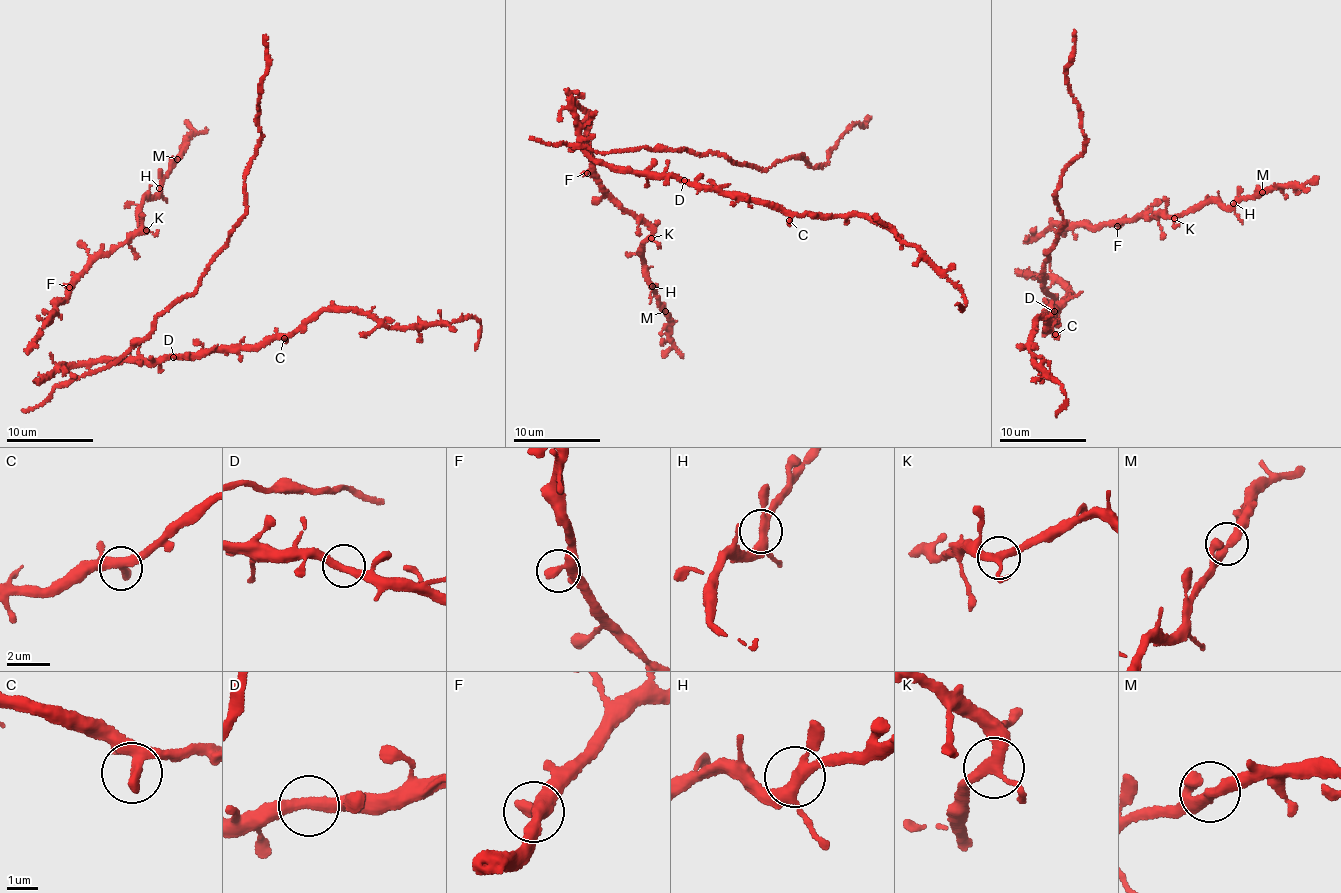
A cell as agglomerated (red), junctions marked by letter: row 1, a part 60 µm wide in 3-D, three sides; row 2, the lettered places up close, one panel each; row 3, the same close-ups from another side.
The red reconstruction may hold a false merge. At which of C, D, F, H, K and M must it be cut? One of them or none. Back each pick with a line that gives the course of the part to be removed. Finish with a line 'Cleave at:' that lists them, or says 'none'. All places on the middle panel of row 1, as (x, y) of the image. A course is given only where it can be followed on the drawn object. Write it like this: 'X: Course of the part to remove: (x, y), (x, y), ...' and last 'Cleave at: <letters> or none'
Cleave at: none

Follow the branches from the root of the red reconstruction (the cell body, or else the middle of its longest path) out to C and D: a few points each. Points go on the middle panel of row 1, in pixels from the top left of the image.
C: (583, 140), (581, 144), (595, 160), (615, 167), (669, 175), (734, 195), (768, 202), (783, 211), (789, 220)
D: (583, 140), (581, 144), (595, 160), (684, 180)

